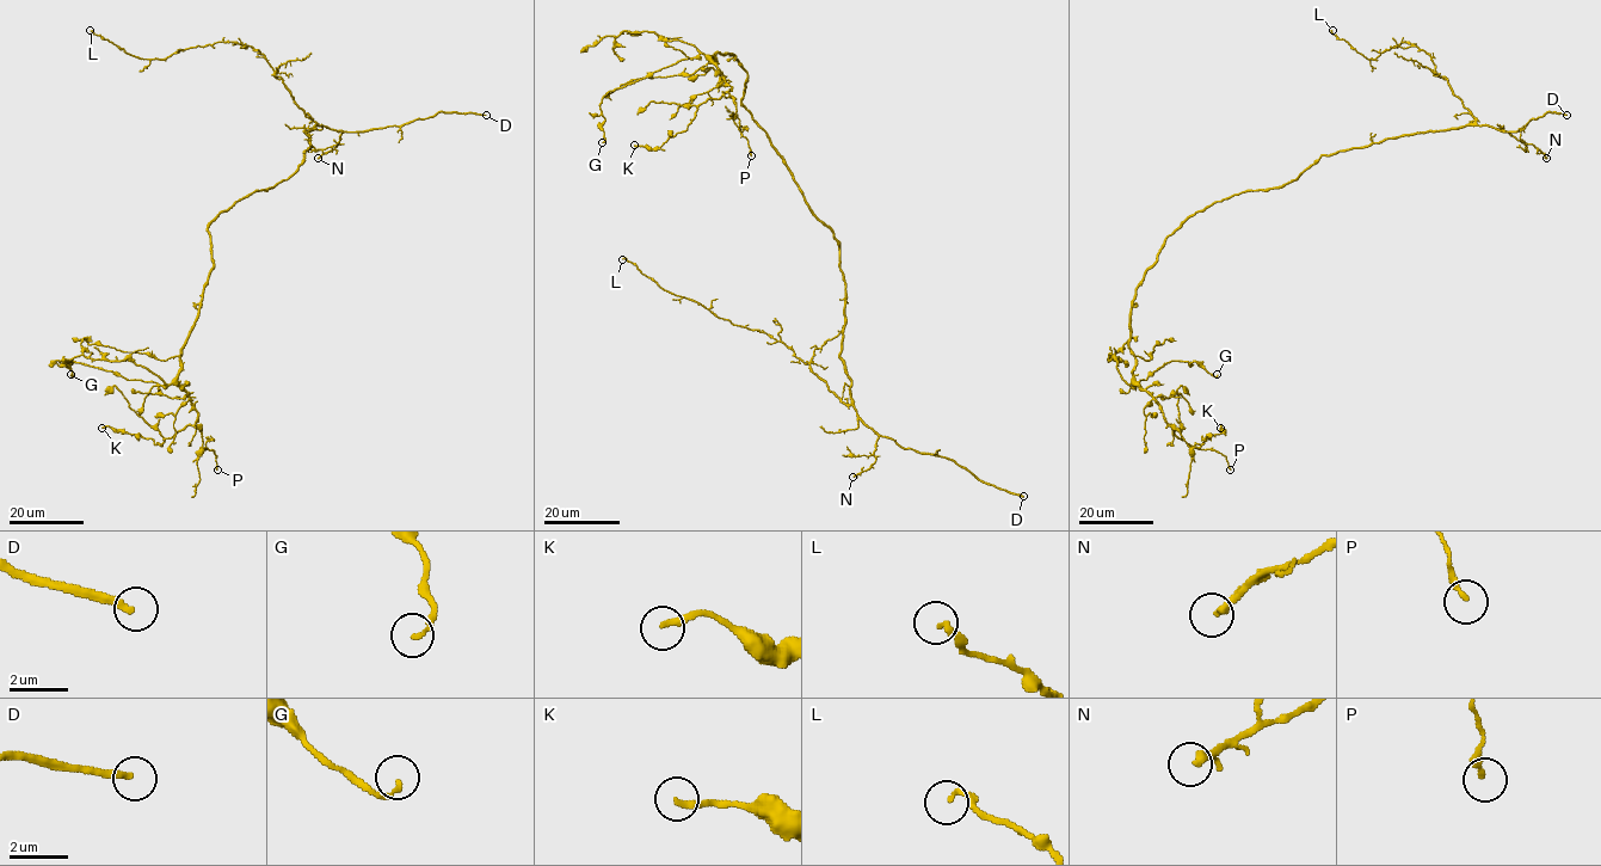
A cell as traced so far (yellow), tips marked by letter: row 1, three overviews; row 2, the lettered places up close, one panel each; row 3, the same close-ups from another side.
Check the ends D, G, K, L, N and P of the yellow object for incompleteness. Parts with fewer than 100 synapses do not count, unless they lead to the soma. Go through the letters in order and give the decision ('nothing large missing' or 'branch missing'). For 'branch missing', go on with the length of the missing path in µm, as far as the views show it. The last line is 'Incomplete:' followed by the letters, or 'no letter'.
D: branch missing | 100 µm
G: nothing large missing
K: nothing large missing
L: nothing large missing
N: nothing large missing
P: nothing large missing
Incomplete: D

